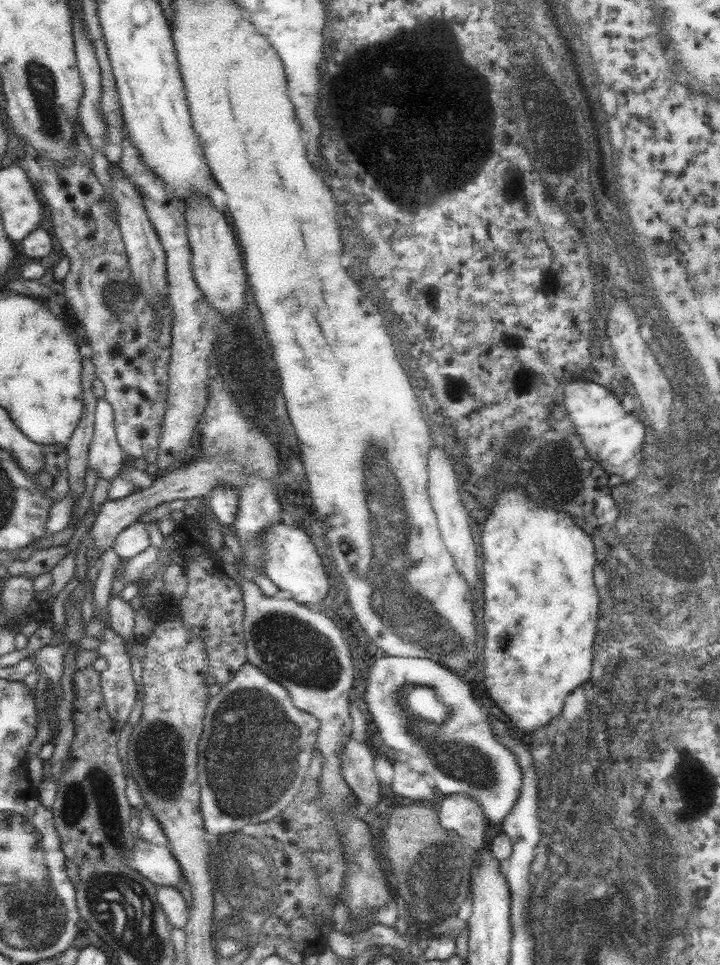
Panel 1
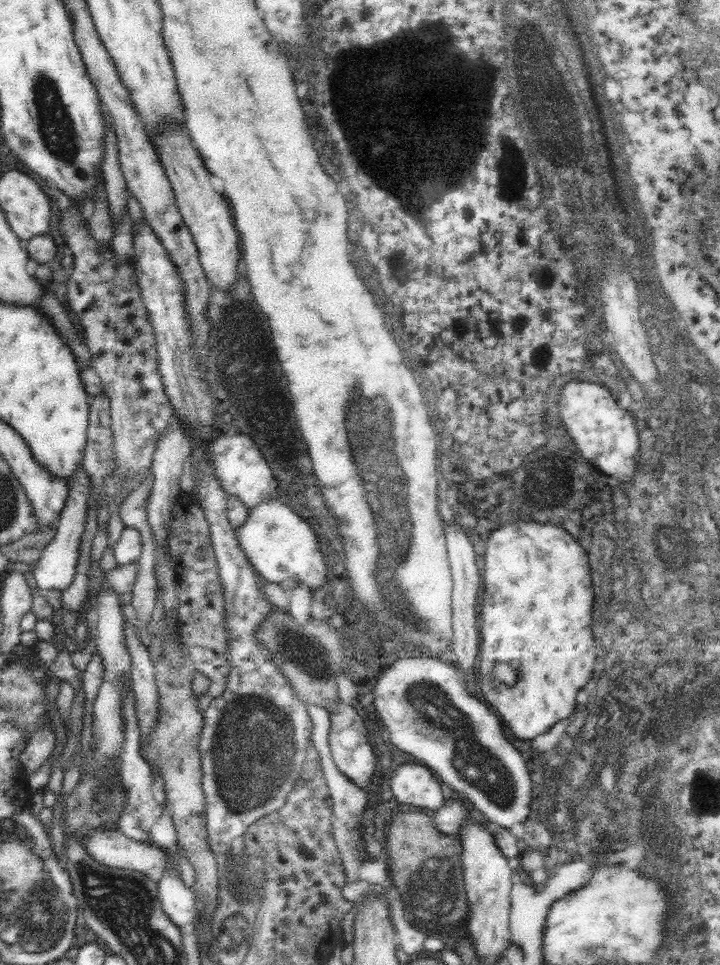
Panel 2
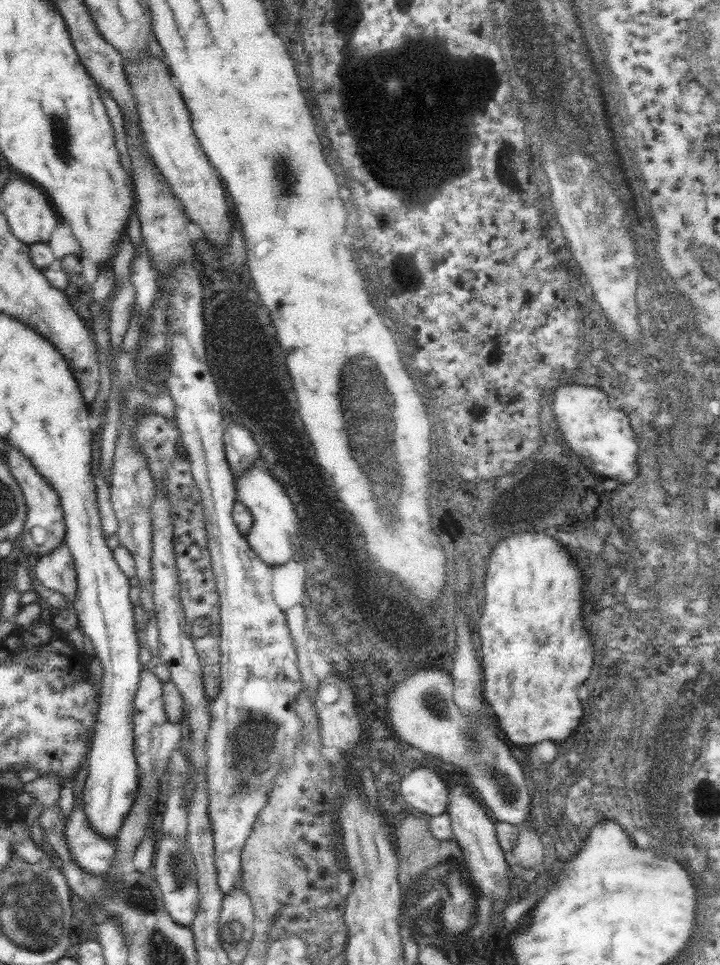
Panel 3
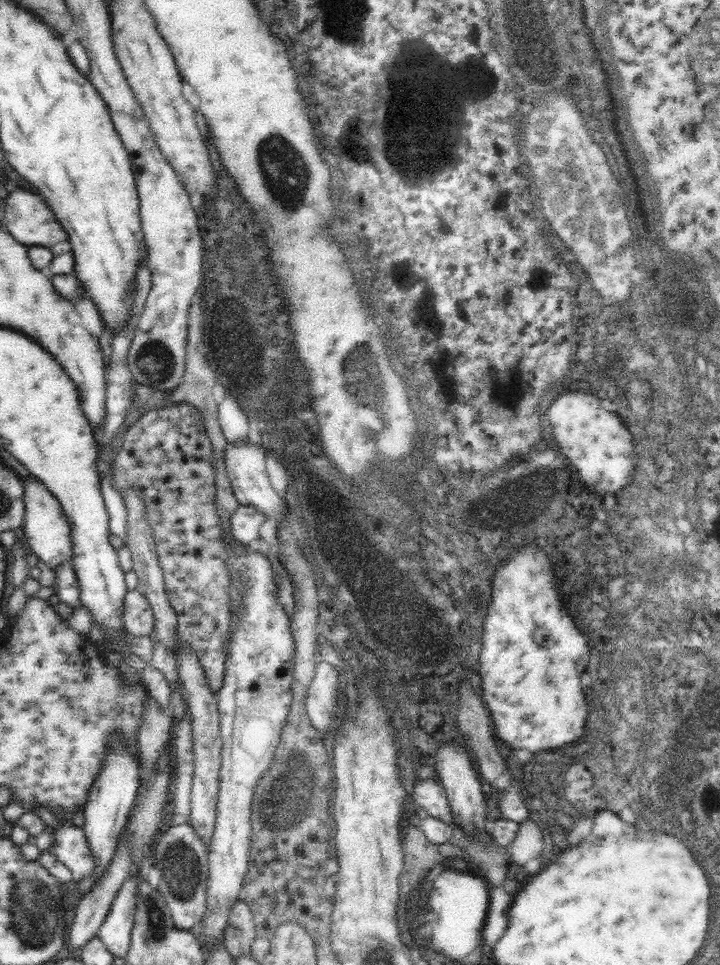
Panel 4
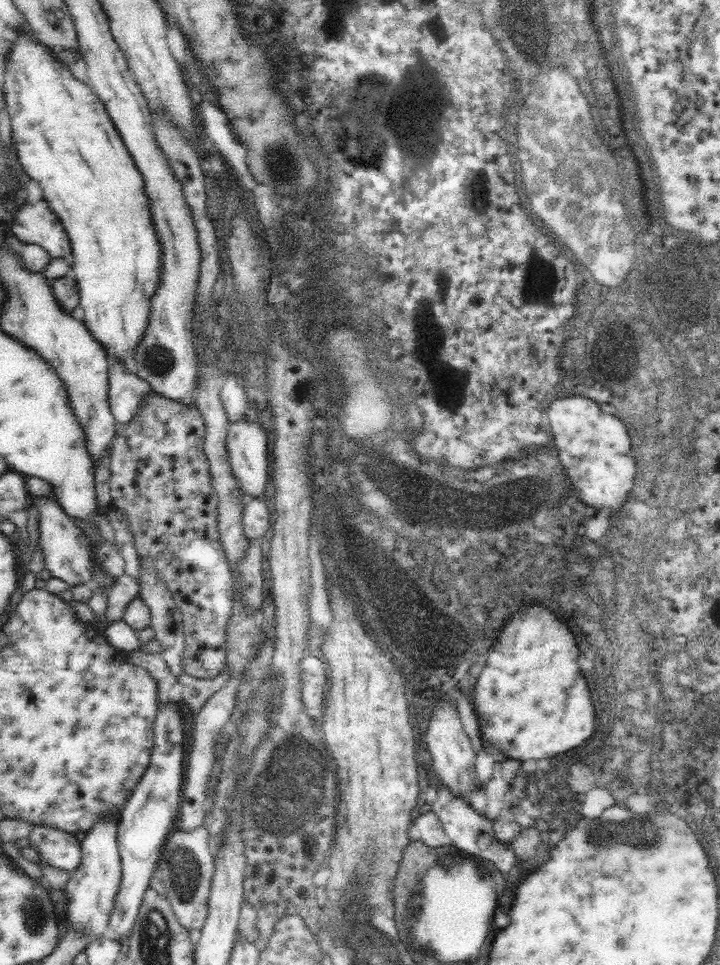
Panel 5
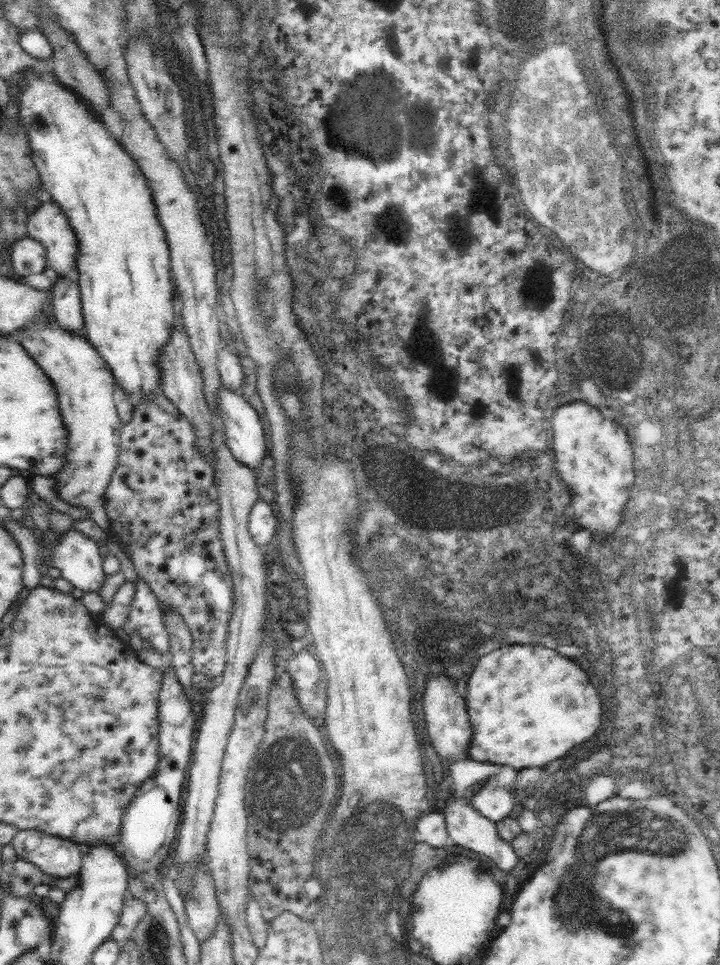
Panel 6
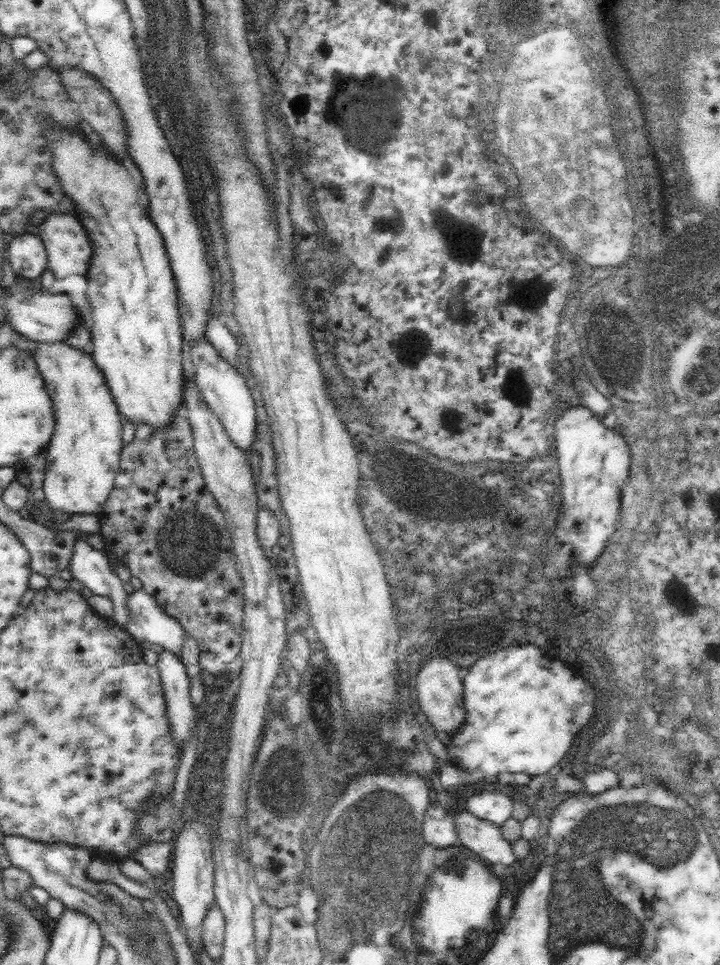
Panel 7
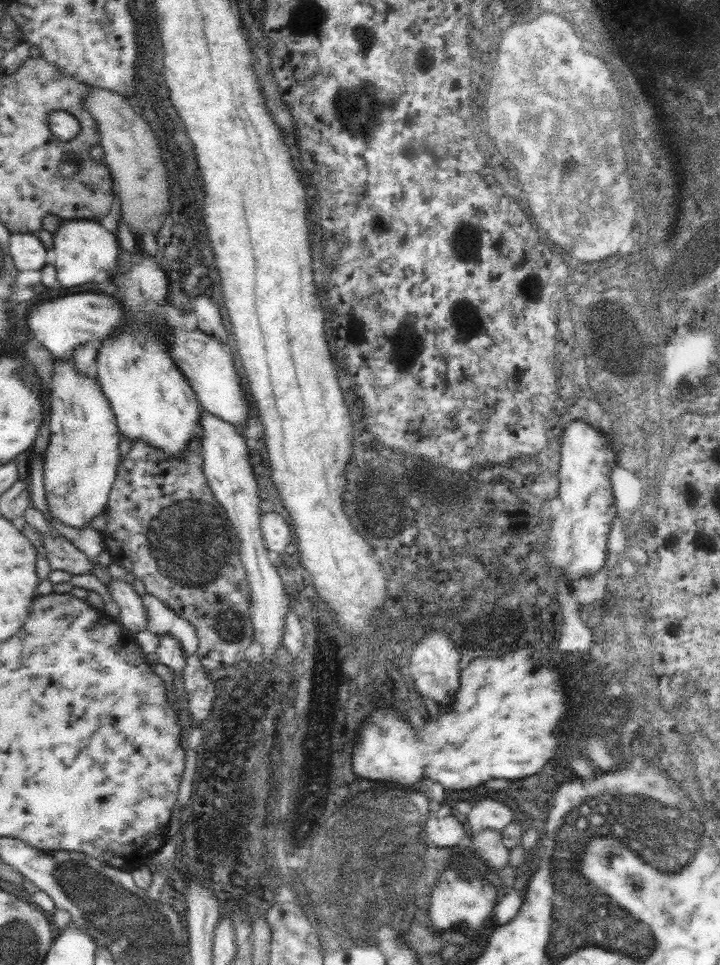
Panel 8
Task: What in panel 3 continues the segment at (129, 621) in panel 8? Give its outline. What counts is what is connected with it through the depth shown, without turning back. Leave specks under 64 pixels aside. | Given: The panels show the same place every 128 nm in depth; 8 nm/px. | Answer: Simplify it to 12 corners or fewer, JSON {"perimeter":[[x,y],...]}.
{"perimeter":[[6,442],[4,457],[25,498],[19,539],[33,558],[65,542],[60,496]]}

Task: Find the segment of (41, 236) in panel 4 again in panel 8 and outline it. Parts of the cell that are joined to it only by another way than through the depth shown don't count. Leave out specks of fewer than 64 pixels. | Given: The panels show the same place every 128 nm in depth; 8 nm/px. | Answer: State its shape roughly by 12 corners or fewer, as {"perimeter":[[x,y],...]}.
{"perimeter":[[62,220],[51,260],[64,288],[118,268],[118,237],[99,221]]}

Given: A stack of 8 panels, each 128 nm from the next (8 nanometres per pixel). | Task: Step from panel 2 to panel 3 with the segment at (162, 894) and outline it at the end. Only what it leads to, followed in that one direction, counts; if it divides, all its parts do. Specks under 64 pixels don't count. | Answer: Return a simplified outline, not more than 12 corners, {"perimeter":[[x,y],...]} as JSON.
{"perimeter":[[164,834],[153,866],[164,906],[188,927],[199,908],[194,856]]}

